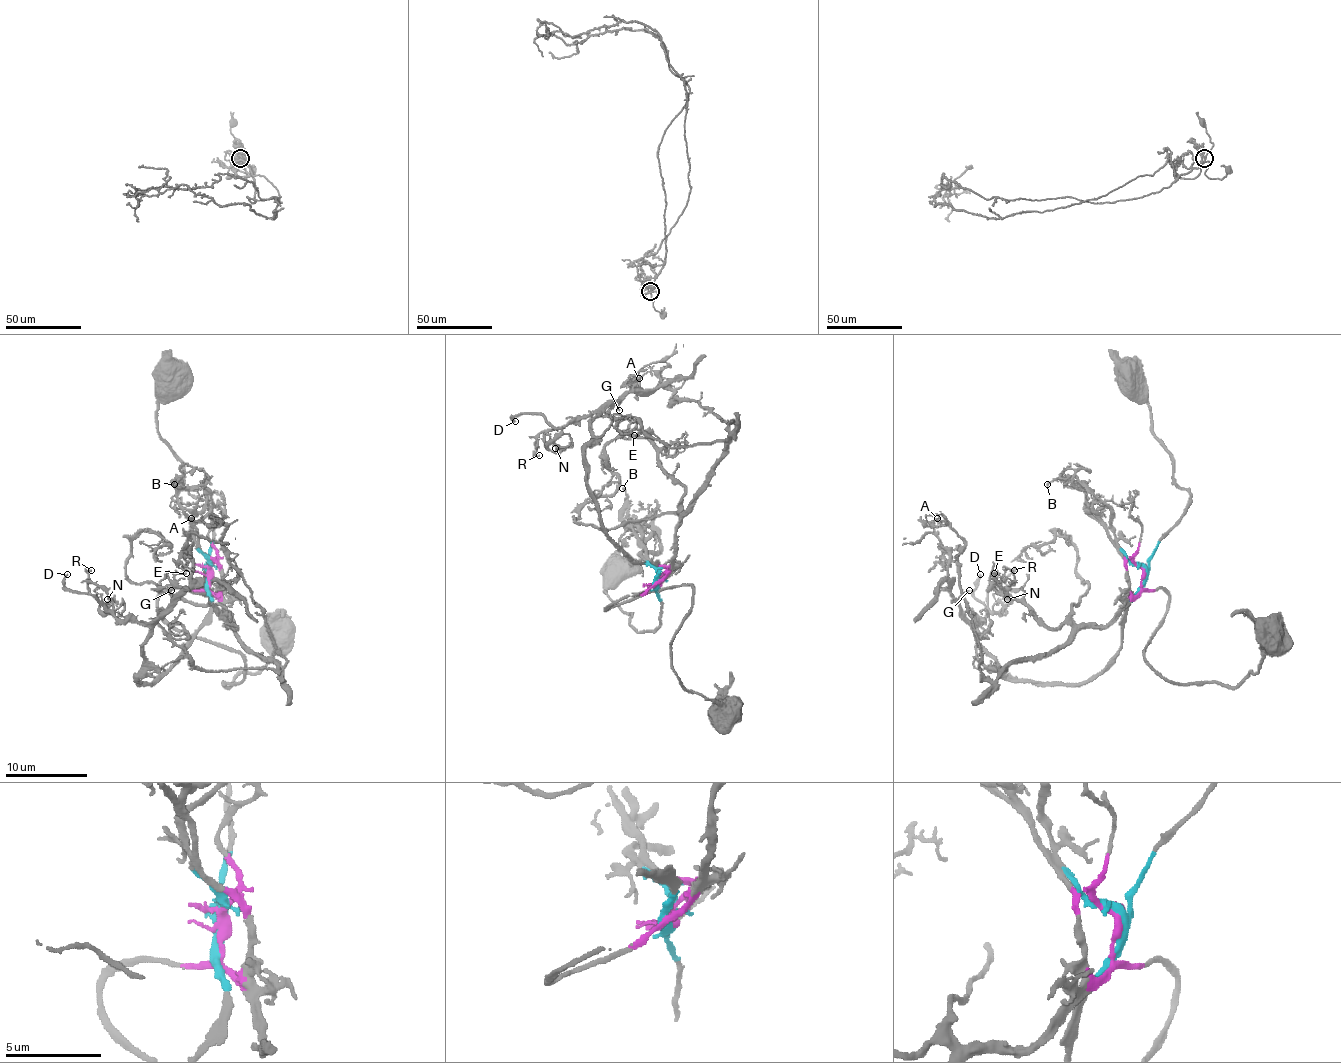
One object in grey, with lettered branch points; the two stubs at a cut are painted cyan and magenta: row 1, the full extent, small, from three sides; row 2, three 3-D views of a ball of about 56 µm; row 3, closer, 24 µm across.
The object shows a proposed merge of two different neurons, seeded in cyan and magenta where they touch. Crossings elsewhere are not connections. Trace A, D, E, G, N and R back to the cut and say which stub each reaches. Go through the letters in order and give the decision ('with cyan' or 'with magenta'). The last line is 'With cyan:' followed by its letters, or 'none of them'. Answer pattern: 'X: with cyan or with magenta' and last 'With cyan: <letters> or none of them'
A: with magenta
D: with cyan
E: with magenta
G: with cyan
N: with cyan
R: with cyan
With cyan: D, G, N, R

